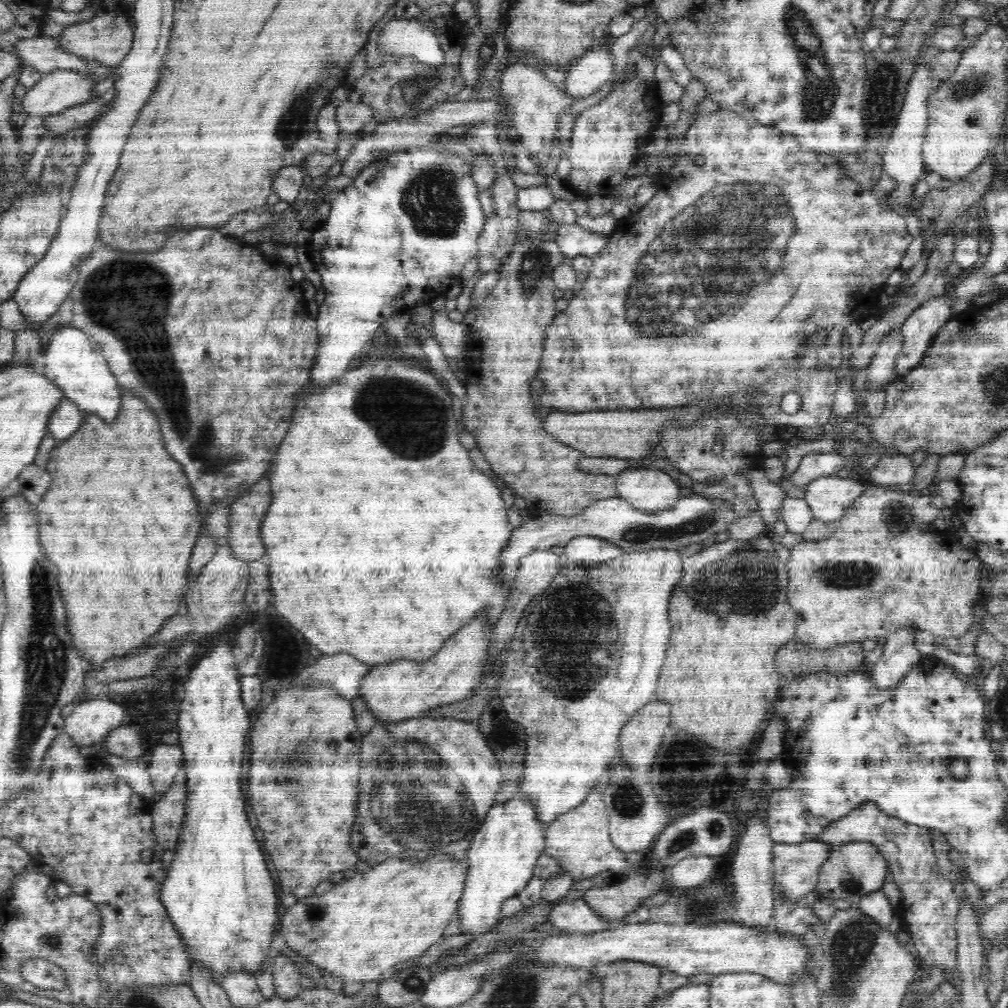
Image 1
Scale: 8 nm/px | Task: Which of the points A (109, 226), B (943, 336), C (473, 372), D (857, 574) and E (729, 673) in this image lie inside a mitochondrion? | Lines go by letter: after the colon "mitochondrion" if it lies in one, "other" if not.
A: other
B: other
C: other
D: mitochondrion
E: other

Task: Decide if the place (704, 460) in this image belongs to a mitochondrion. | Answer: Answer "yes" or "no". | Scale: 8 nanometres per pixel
no

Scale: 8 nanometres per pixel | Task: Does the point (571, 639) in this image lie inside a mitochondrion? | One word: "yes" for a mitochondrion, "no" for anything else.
yes

